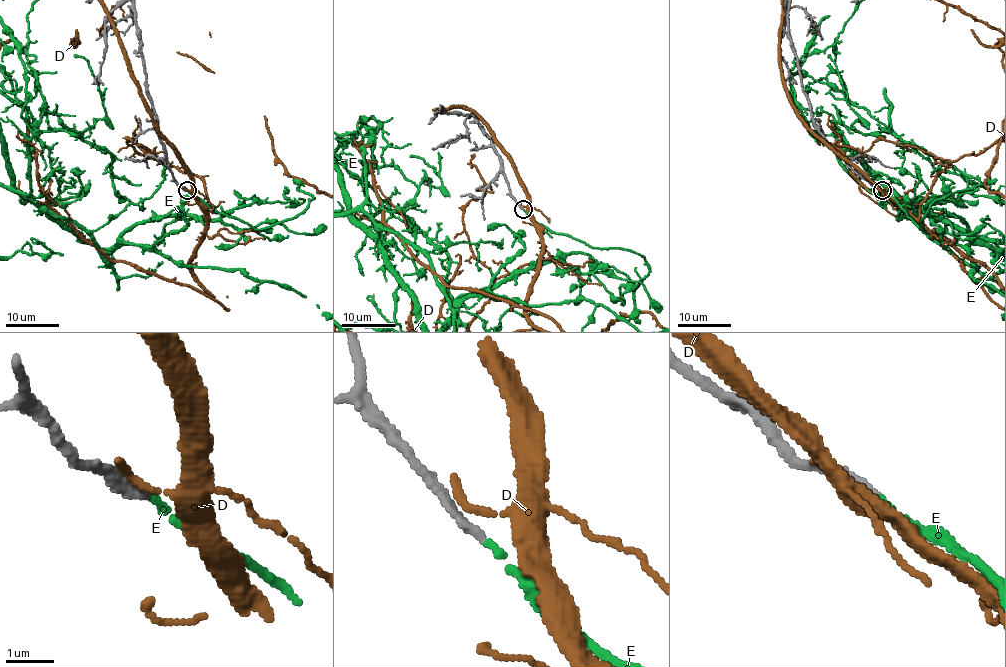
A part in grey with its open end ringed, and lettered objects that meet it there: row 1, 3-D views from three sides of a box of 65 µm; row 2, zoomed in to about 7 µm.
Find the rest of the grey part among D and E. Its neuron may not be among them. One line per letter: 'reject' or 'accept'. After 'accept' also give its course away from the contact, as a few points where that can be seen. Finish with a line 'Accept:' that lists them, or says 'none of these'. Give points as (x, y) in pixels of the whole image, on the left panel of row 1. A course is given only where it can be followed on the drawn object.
D: reject
E: accept
Accept: E

